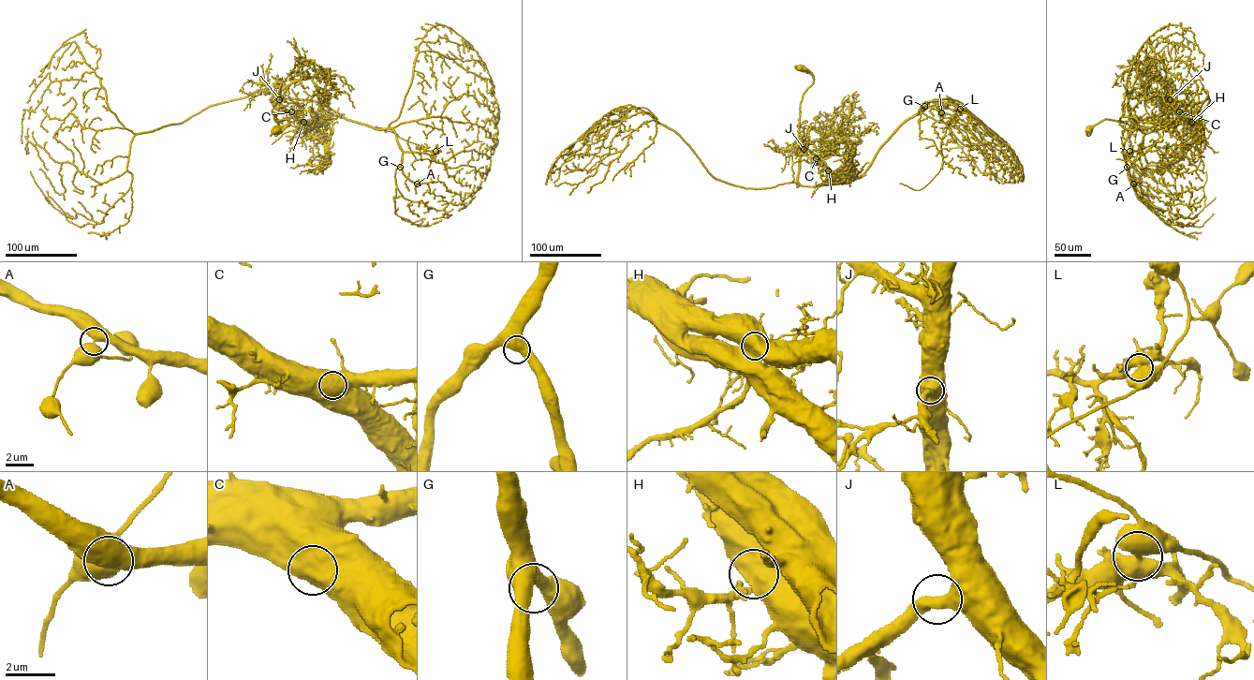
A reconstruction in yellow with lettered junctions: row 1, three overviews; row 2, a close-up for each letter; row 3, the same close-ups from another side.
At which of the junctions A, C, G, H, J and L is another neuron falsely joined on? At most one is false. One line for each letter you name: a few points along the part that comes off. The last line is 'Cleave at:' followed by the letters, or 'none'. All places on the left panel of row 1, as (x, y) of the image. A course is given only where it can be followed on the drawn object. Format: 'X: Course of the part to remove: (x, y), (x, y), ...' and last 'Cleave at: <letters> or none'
L: Course of the part to remove: (435, 151), (426, 150), (421, 144), (417, 148), (418, 144), (376, 125)
Cleave at: L

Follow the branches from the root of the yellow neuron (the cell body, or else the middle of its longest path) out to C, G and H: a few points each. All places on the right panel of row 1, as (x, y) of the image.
C: (1089, 129), (1105, 119), (1143, 120), (1167, 114), (1175, 107), (1179, 111)
G: (1089, 129), (1105, 119), (1143, 120), (1207, 98), (1186, 119), (1134, 129), (1123, 150), (1127, 167)
H: (1089, 129), (1105, 119), (1143, 120), (1167, 114), (1175, 107), (1191, 122)

